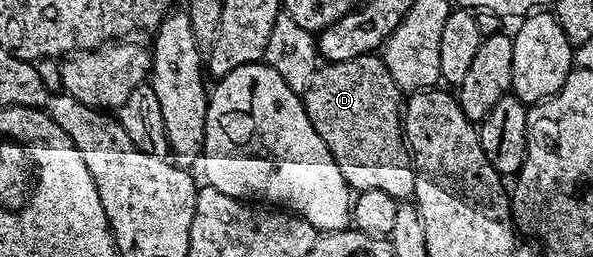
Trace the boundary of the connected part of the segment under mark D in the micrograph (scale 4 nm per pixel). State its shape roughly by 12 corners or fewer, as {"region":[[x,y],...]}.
{"region":[[380,56],[303,100],[350,190],[414,196],[403,90]]}

